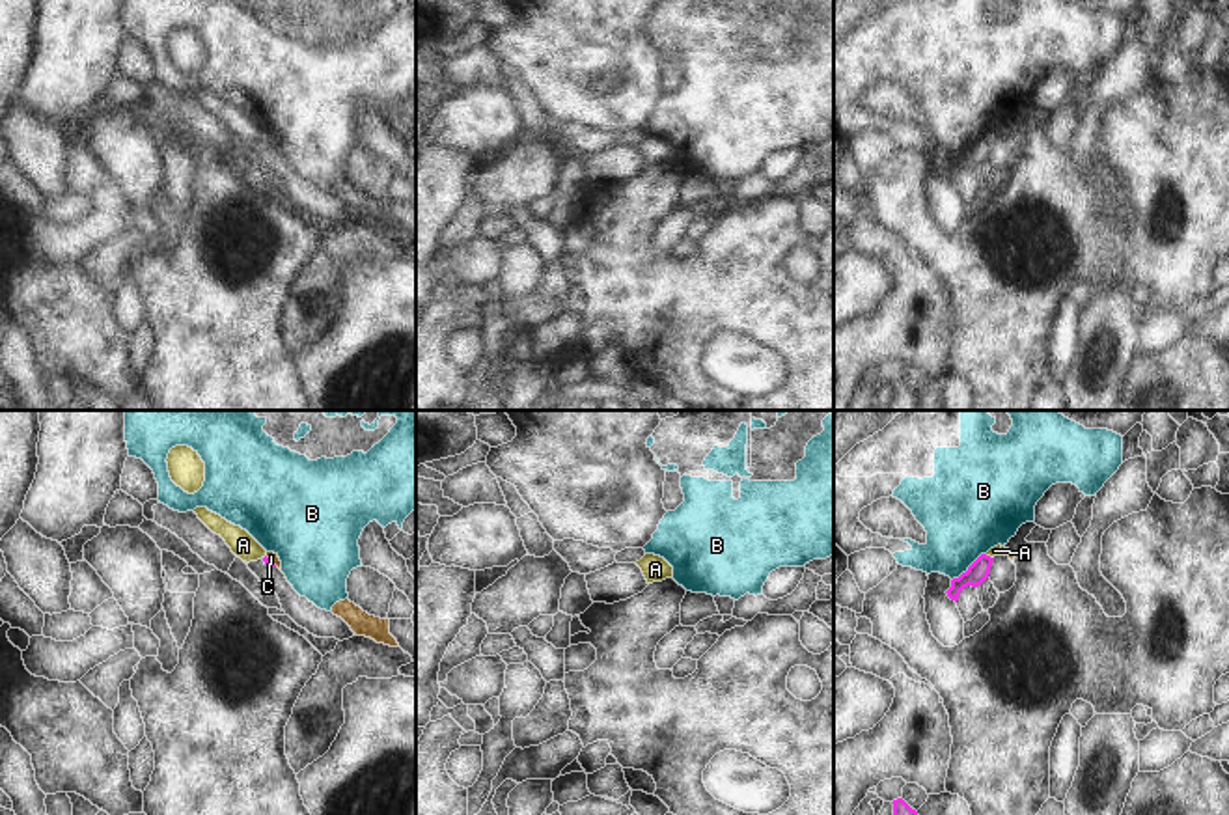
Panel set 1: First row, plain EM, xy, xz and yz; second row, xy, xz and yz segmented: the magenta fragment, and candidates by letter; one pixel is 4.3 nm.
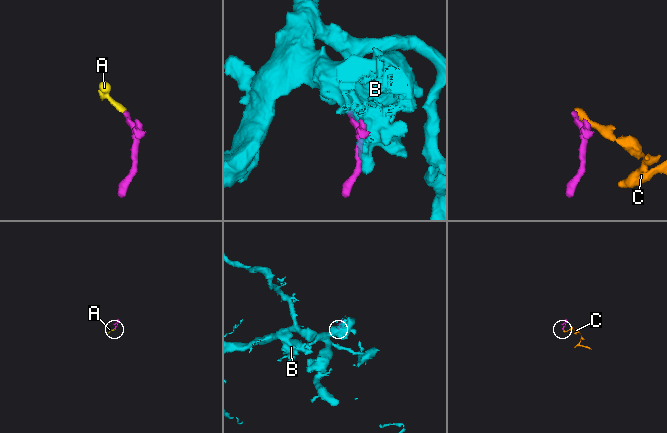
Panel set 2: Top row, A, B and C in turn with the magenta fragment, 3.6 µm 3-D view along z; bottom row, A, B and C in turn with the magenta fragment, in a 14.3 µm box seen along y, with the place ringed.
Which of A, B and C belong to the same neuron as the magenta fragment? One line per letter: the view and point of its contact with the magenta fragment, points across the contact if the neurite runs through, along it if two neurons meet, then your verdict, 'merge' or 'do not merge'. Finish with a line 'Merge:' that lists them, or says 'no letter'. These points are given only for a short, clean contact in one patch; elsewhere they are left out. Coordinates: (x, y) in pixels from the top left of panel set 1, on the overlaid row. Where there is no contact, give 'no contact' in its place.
A: yz (989, 556) | across yz (980, 569), (989, 556), (994, 551) | merge
B: yz (968, 567) | do not merge
C: xy (269, 560) | along xy (265, 556), (276, 566) | do not merge
Merge: A

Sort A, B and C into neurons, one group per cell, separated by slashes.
A / B / C

